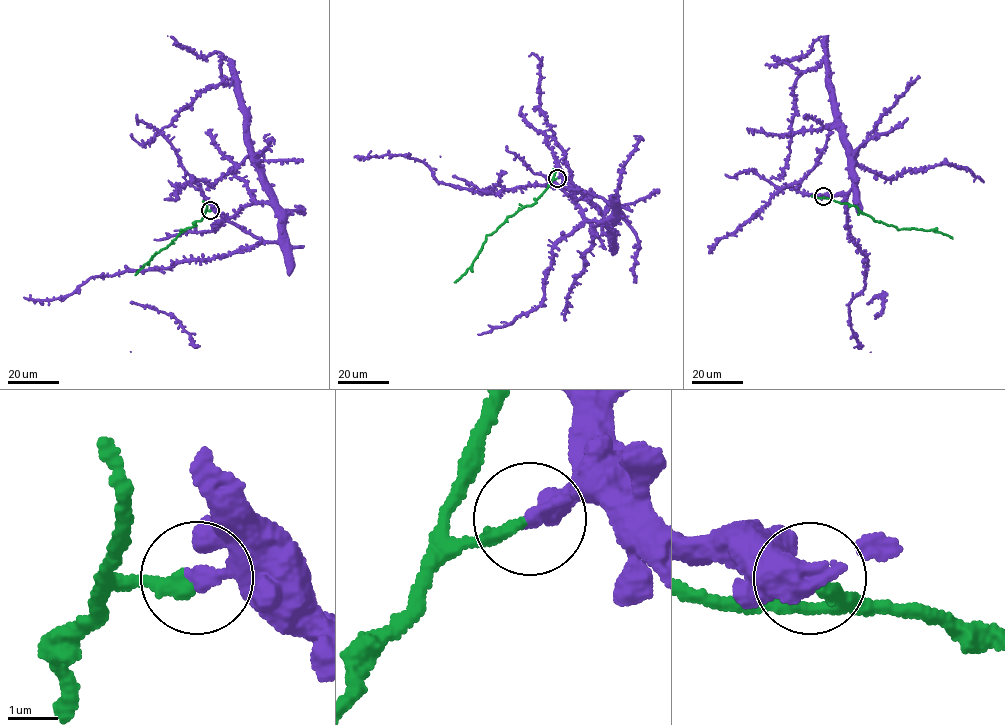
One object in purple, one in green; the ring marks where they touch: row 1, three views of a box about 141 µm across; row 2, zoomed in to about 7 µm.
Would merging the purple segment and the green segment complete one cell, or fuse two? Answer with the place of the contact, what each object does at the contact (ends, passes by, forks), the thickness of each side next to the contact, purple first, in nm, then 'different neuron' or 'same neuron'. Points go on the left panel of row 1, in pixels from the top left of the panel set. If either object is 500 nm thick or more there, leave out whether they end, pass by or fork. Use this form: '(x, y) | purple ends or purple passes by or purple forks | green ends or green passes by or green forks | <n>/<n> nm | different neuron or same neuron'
(210, 210) | purple ends | green ends | 320/280 nm | different neuron

